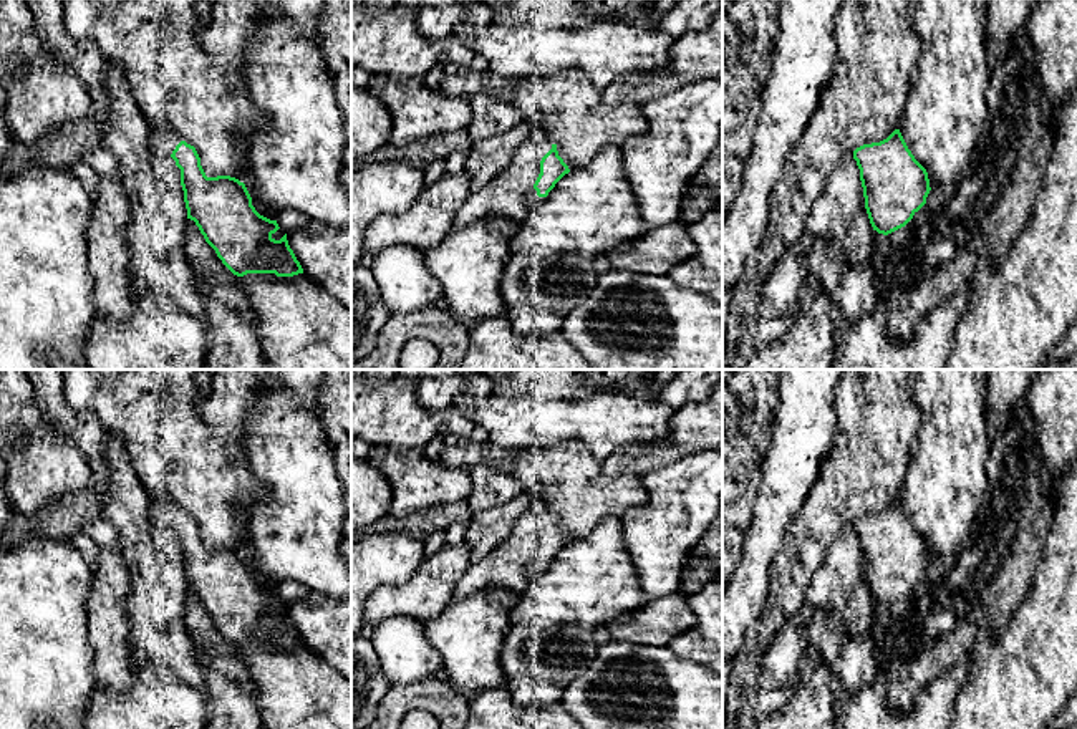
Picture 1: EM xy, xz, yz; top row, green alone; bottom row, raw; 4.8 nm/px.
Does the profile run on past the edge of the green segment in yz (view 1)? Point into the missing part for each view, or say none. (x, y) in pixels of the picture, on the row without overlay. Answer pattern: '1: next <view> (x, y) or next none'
1: next none

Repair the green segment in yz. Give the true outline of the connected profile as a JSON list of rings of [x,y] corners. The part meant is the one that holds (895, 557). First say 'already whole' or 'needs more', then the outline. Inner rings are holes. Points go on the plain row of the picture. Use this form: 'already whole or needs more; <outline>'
already whole; [[[900,500],[880,514],[853,522],[865,580],[873,601],[888,606],[905,598],[931,562],[926,540],[908,520]]]

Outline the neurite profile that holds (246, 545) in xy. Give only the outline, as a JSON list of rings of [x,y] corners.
[[[245,535],[242,538],[237,550],[245,555],[245,558],[247,558],[250,568],[252,568],[252,577],[255,578],[255,582],[260,587],[263,587],[270,591],[275,591],[275,585],[272,582],[268,582],[267,577],[252,562],[252,538],[250,538],[250,535]]]

